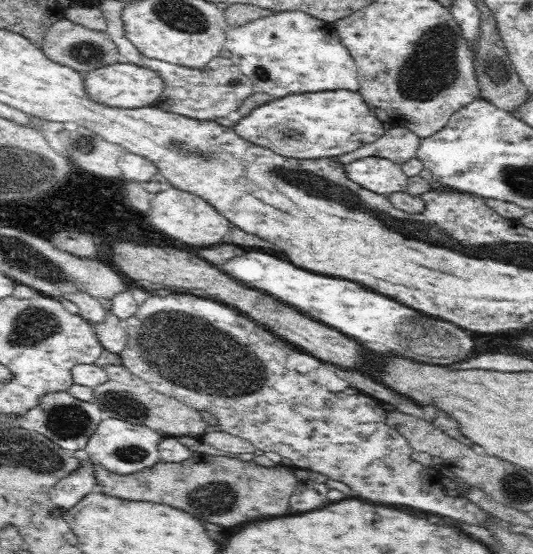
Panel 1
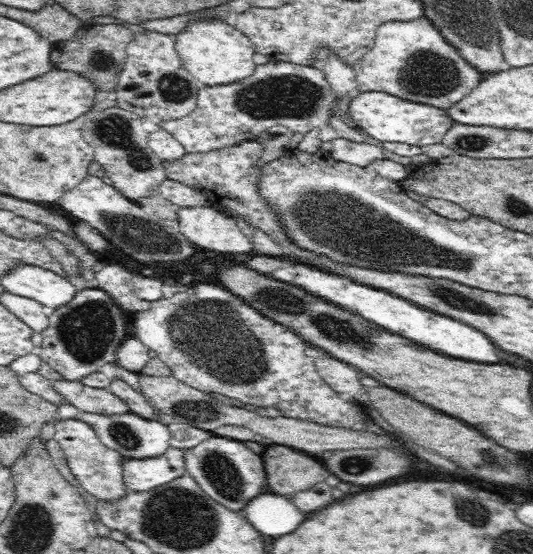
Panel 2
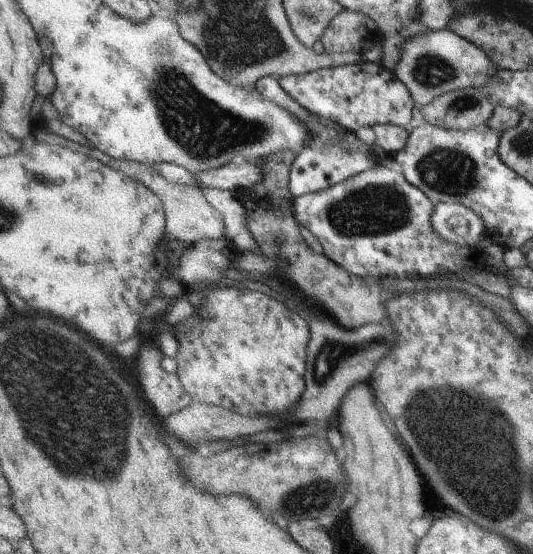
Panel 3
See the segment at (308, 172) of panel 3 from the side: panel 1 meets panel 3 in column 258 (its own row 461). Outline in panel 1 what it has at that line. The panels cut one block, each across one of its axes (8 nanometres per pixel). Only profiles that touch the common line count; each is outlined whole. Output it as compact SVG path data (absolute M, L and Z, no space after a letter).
M85 450L74 451L73 455L80 466L51 488L49 493L52 504L59 511L74 508L84 496L92 494L92 489L97 485L96 463L91 460L90 455Z

